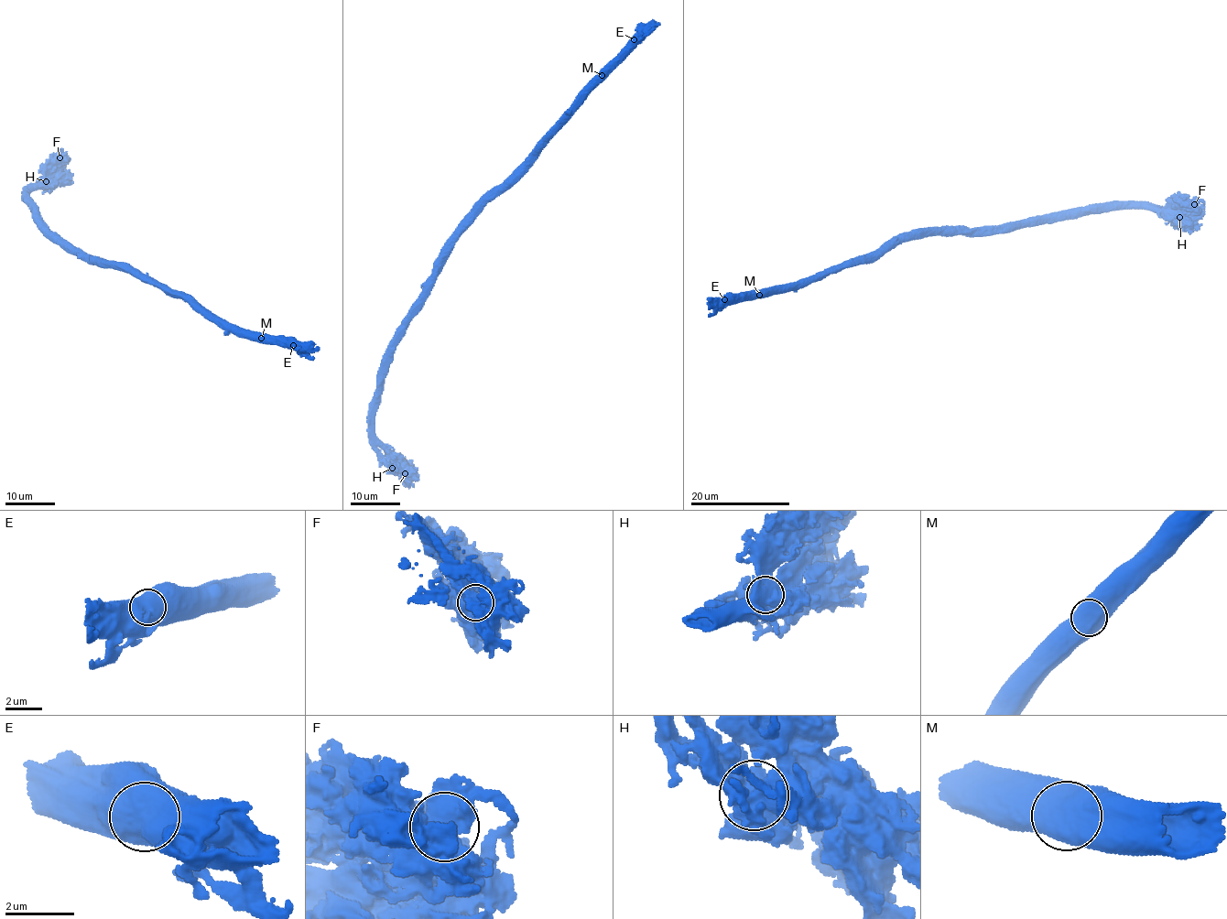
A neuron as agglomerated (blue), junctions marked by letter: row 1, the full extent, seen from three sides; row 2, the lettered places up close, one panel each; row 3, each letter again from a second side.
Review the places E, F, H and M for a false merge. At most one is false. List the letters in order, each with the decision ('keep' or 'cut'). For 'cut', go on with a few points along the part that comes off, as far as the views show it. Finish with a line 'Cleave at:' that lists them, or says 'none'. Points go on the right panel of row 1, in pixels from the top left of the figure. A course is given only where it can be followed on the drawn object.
E: keep
F: keep
H: keep
M: keep
Cleave at: none

